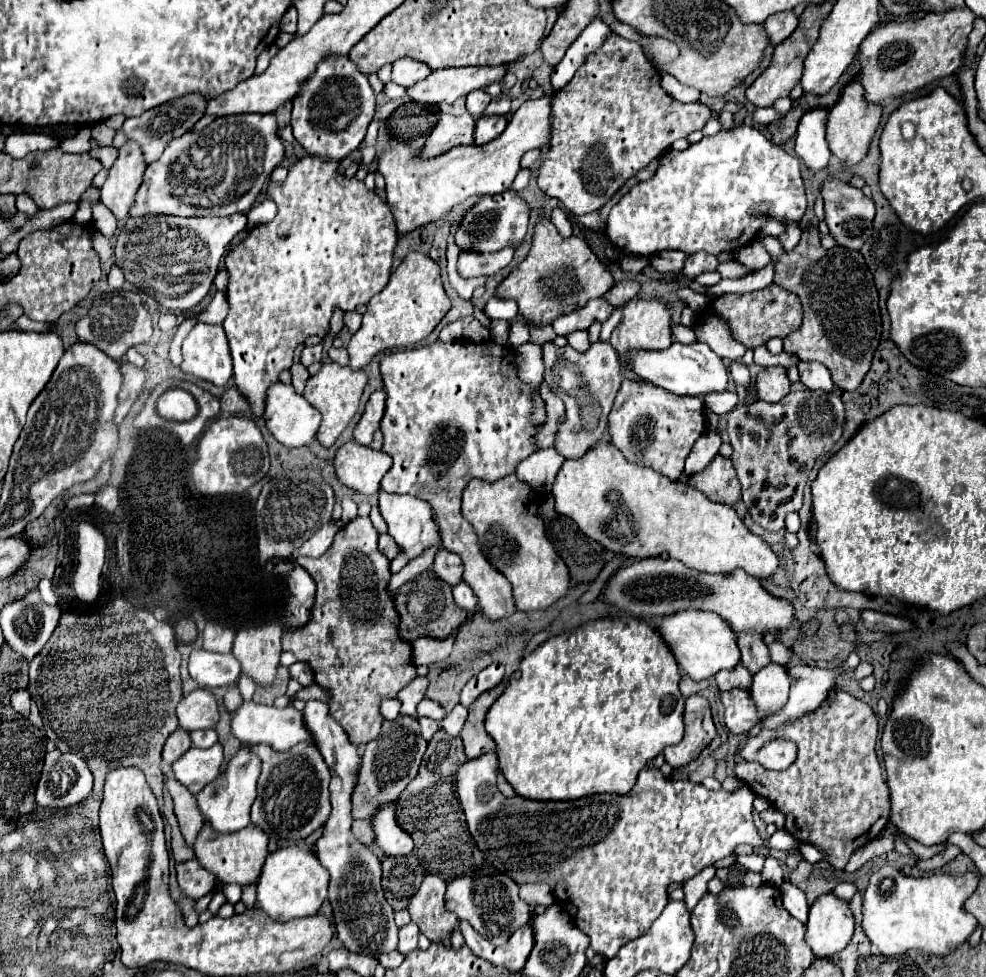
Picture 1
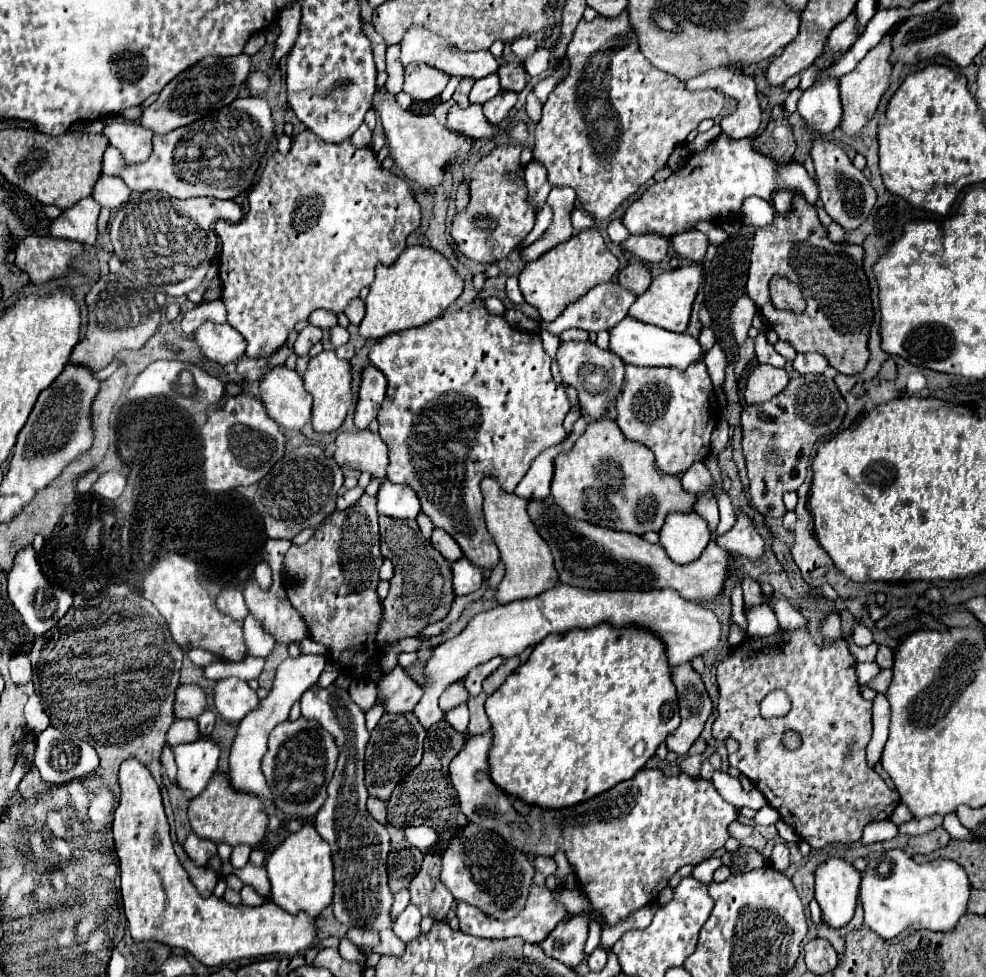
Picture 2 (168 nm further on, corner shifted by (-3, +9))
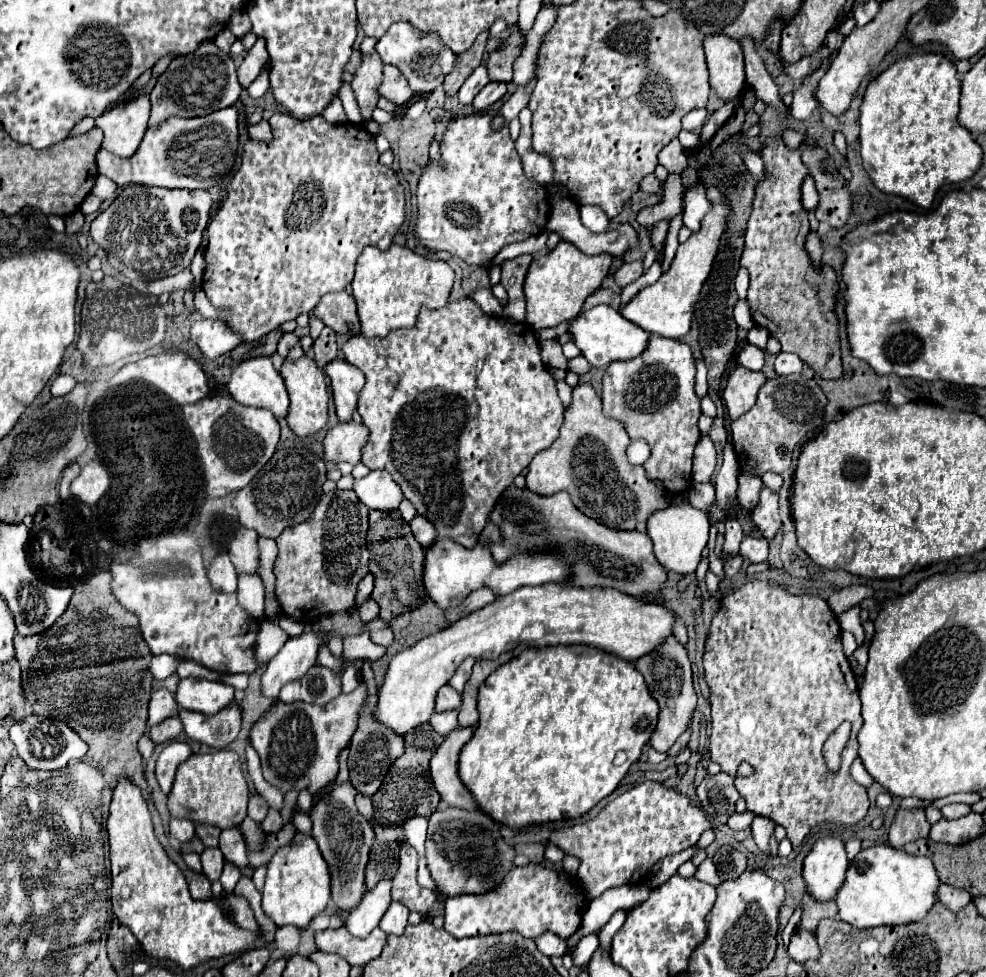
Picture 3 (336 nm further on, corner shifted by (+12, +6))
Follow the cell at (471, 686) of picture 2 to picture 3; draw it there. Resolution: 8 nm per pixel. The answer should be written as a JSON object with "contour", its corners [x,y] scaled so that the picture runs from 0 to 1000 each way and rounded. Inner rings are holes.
{"contour":[[[473,673],[473,676],[467,680],[467,684],[462,686],[462,690],[458,692],[456,702],[462,704],[465,708],[469,708],[469,706],[471,706],[471,700],[475,698],[475,694],[477,694],[477,690],[479,690],[479,682],[481,682],[481,680],[483,680],[481,673]]]}

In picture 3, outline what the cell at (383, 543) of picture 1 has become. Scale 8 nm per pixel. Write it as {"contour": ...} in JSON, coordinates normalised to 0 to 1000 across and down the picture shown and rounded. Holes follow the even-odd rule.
{"contour":[[[375,524],[373,542],[373,565],[375,565],[375,585],[381,592],[377,612],[385,620],[385,635],[396,639],[404,631],[422,624],[432,614],[430,604],[430,561],[418,549],[416,536],[408,532],[406,524]]]}

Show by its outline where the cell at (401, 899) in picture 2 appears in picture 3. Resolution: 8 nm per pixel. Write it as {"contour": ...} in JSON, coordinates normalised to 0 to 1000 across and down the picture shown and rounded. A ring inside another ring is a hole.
{"contour":[[[385,901],[379,911],[373,911],[365,927],[353,936],[349,948],[361,960],[371,960],[387,942],[396,927],[396,901]]]}

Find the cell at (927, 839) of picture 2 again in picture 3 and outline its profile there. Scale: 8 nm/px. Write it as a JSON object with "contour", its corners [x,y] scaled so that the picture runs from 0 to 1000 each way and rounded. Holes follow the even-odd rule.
{"contour":[[[911,829],[901,852],[901,866],[915,868],[931,858],[941,858],[943,843],[935,829]]]}

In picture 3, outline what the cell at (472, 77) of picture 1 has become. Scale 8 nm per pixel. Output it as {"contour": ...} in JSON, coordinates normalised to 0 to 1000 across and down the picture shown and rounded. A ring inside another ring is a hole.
{"contour":[[[394,66],[389,70],[389,84],[385,88],[385,98],[391,98],[402,108],[410,108],[422,98],[422,94],[416,90],[410,76],[402,68]]]}

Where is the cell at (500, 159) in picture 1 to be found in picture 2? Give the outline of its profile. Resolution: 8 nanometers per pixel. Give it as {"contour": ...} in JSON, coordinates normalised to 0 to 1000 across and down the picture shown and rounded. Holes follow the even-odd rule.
{"contour":[[[382,91],[380,99],[376,101],[378,112],[384,116],[390,132],[390,140],[397,153],[397,161],[401,163],[403,171],[411,175],[413,185],[423,187],[425,191],[433,193],[449,185],[449,173],[457,171],[461,163],[468,163],[478,153],[478,142],[472,138],[463,138],[453,130],[445,128],[439,118],[419,118],[403,107],[401,97]]]}

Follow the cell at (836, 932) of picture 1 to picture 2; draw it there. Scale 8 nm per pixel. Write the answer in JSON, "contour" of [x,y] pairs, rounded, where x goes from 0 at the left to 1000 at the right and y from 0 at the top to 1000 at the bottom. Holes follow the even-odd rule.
{"contour":[[[841,877],[837,883],[833,883],[827,889],[827,920],[835,932],[835,943],[841,945],[843,949],[851,951],[863,943],[867,934],[867,924],[871,916],[871,904],[873,904],[873,894],[865,887],[865,883],[853,879],[853,877]]]}

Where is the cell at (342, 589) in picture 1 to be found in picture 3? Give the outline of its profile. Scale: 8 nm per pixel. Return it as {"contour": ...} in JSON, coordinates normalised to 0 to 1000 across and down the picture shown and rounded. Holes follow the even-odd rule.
{"contour":[[[339,502],[329,506],[316,528],[308,536],[290,540],[282,551],[282,571],[278,575],[280,590],[280,610],[286,620],[286,626],[296,633],[308,633],[312,624],[320,622],[325,628],[351,626],[361,620],[361,598],[373,588],[373,563],[371,563],[371,545],[373,545],[373,520],[365,516],[359,502]]]}

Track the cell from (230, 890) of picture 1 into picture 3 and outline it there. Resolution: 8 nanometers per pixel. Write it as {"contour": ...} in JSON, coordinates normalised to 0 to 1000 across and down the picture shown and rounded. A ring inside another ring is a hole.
{"contour":[[[241,847],[235,850],[225,850],[223,854],[223,870],[227,878],[239,886],[252,886],[249,880],[249,862],[247,856]]]}

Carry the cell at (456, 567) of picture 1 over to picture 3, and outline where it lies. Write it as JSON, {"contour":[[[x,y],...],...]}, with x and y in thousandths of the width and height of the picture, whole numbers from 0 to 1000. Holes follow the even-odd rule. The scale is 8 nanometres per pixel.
{"contour":[[[422,528],[422,530],[416,534],[416,538],[418,538],[420,551],[426,555],[428,561],[436,561],[436,559],[440,557],[440,553],[442,553],[442,542],[438,540],[438,536],[434,536],[434,532],[430,532],[428,528]]]}

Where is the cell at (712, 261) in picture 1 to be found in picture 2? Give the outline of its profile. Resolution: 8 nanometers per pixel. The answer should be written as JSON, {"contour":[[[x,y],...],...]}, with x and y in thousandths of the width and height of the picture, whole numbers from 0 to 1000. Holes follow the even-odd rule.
{"contour":[[[697,236],[697,238],[687,238],[683,243],[683,255],[689,263],[697,265],[697,267],[709,267],[715,257],[717,257],[717,243],[711,238],[711,236]]]}

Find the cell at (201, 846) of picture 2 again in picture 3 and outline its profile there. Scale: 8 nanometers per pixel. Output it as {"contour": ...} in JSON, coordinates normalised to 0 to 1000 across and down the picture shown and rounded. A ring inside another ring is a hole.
{"contour":[[[174,837],[172,839],[172,856],[187,864],[187,862],[193,862],[197,858],[197,843],[193,839],[178,839]]]}

